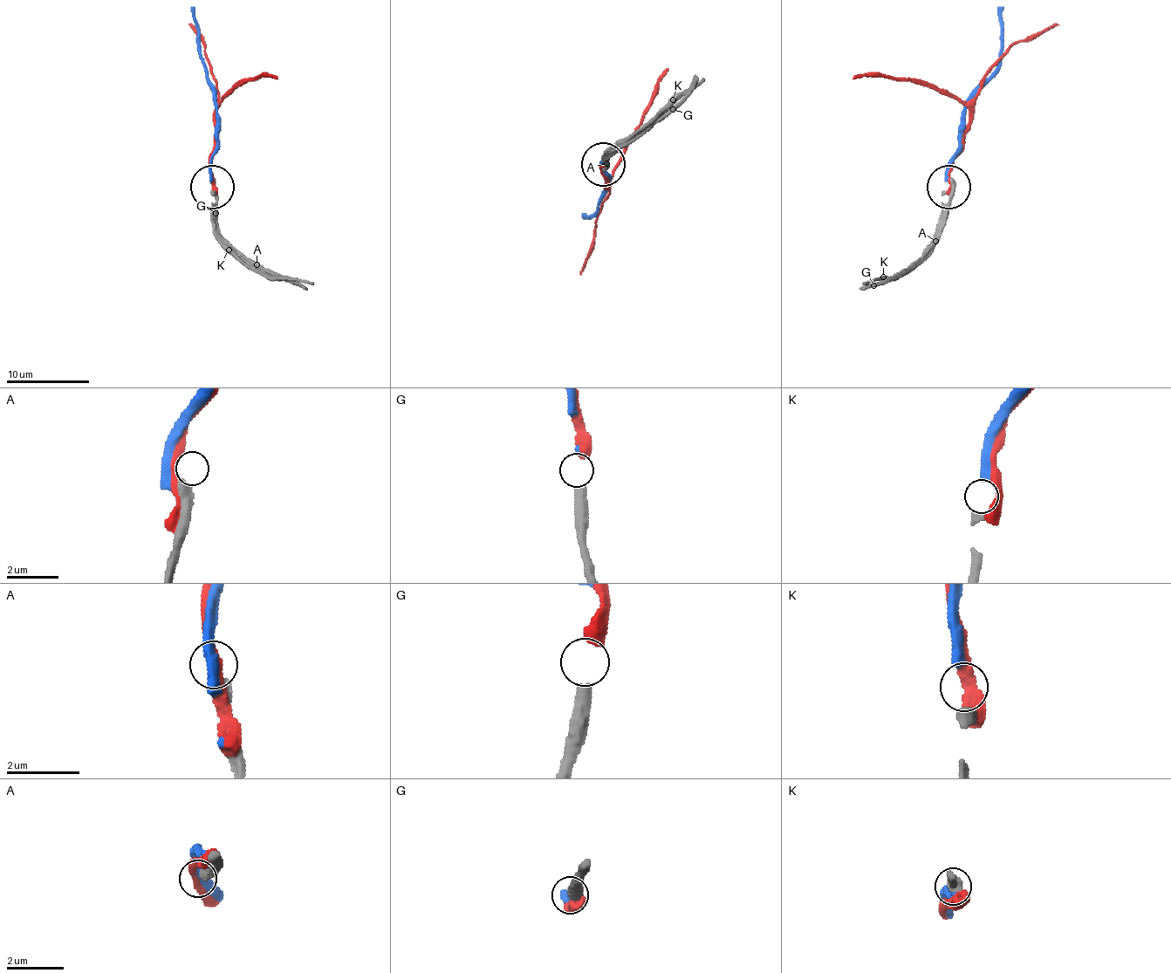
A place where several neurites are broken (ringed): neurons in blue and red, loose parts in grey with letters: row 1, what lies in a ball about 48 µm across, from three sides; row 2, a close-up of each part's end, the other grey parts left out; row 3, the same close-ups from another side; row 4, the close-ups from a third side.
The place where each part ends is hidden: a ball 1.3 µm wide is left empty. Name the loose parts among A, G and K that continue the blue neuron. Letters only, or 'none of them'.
K

